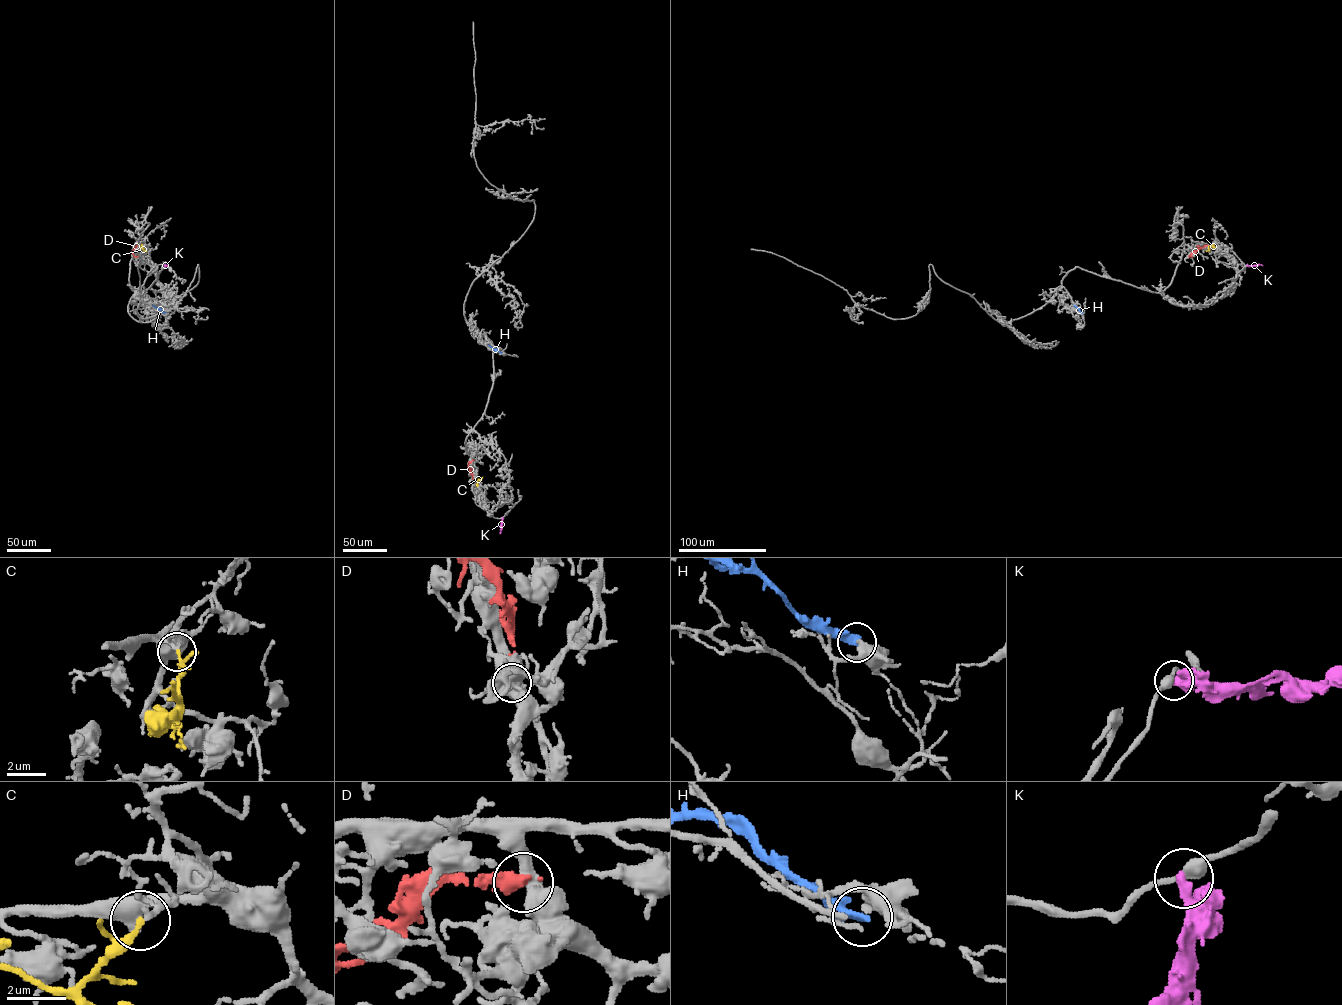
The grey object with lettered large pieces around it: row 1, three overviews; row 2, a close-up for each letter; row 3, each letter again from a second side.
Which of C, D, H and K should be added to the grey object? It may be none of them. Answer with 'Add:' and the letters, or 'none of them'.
Add: C

